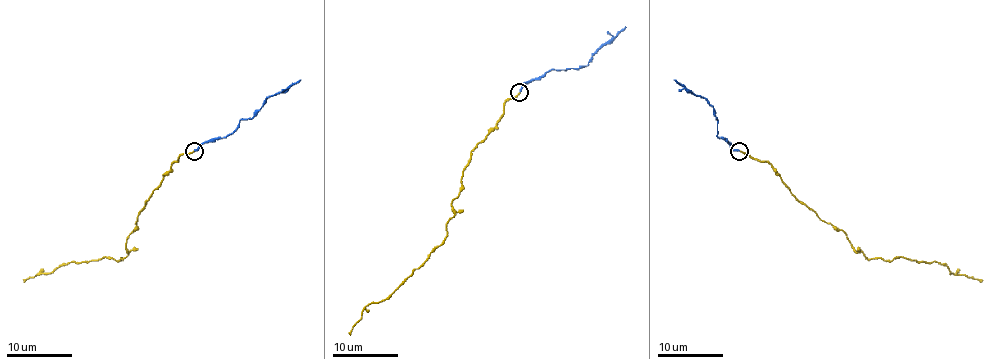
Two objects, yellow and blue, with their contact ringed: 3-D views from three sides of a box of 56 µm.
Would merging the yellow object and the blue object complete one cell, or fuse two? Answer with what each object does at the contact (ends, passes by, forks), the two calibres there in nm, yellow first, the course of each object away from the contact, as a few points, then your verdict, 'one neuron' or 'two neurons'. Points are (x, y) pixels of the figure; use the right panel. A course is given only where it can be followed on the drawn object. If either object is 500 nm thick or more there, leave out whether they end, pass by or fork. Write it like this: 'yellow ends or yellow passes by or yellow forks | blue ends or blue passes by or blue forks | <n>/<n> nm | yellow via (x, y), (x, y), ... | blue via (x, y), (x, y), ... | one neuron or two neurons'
yellow ends | blue ends | 170/220 nm | yellow via (739, 151), (768, 162), (799, 202), (839, 228), (850, 244), (868, 259), (935, 261), (950, 272), (983, 280) | blue via (739, 151), (717, 136), (714, 110), (703, 97), (690, 92), (673, 79) | two neurons

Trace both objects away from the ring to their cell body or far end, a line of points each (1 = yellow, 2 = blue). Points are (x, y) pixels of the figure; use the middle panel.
1: (520, 91), (471, 152), (444, 240), (387, 298), (371, 303), (349, 335)
2: (520, 91), (526, 81), (541, 78), (553, 70), (584, 67), (625, 26)

